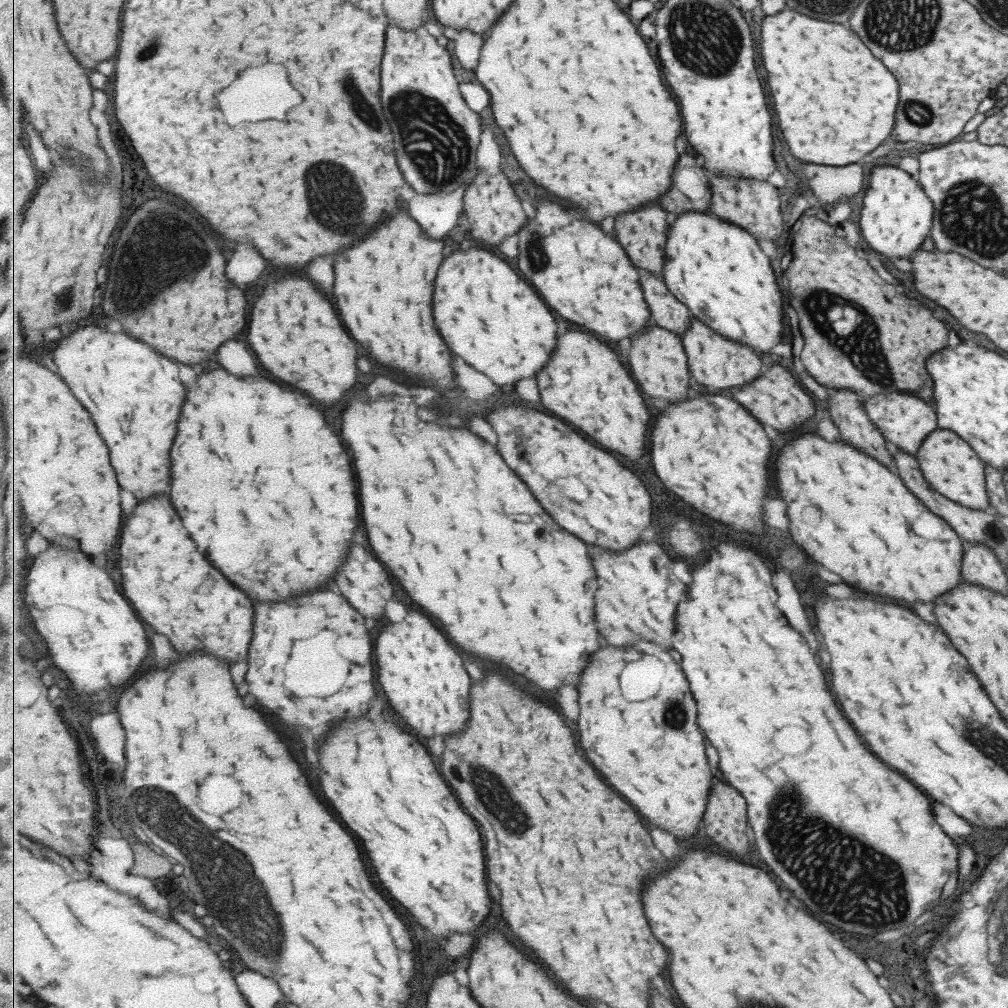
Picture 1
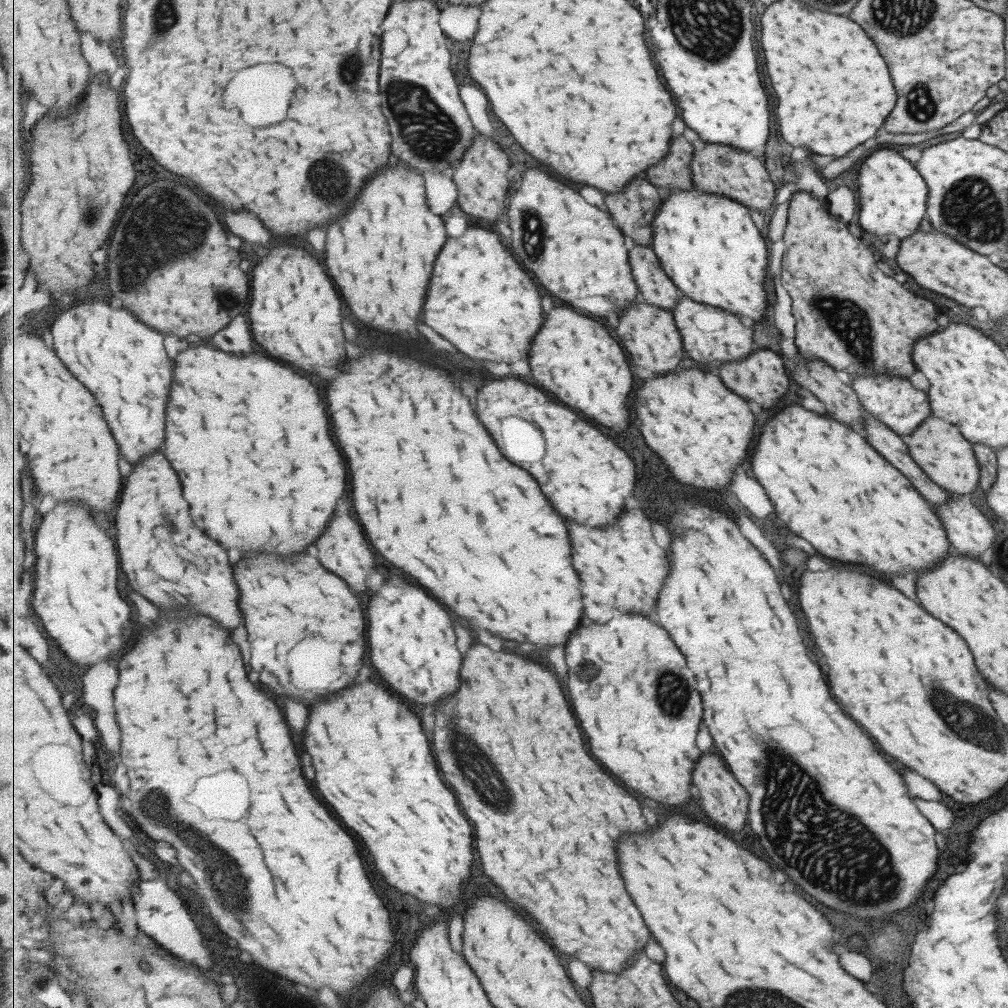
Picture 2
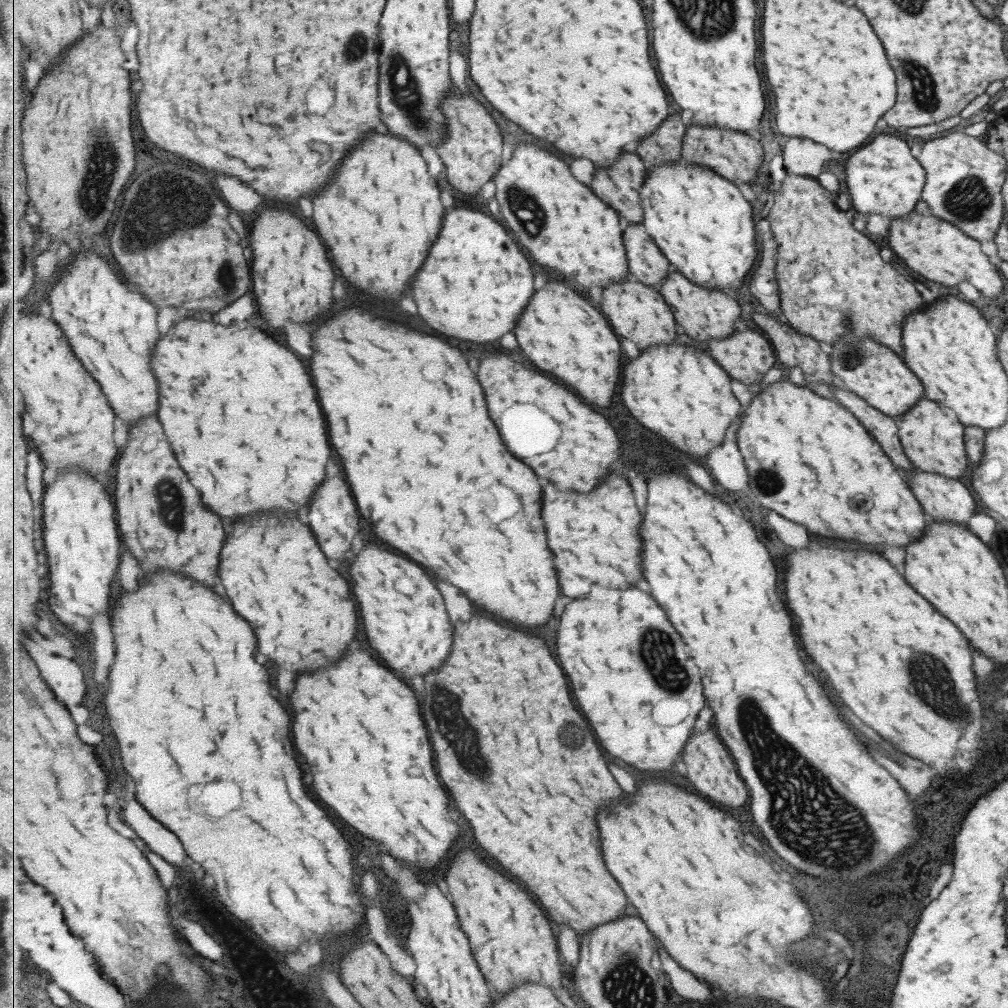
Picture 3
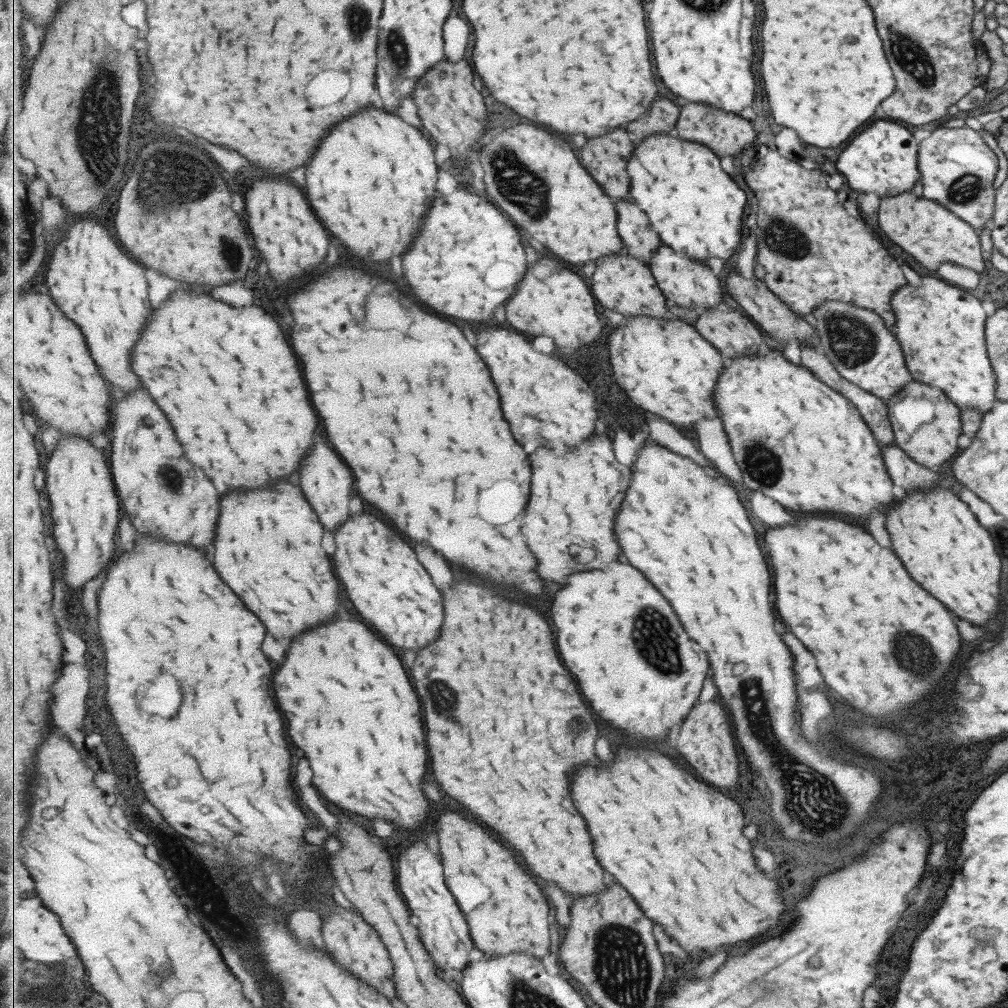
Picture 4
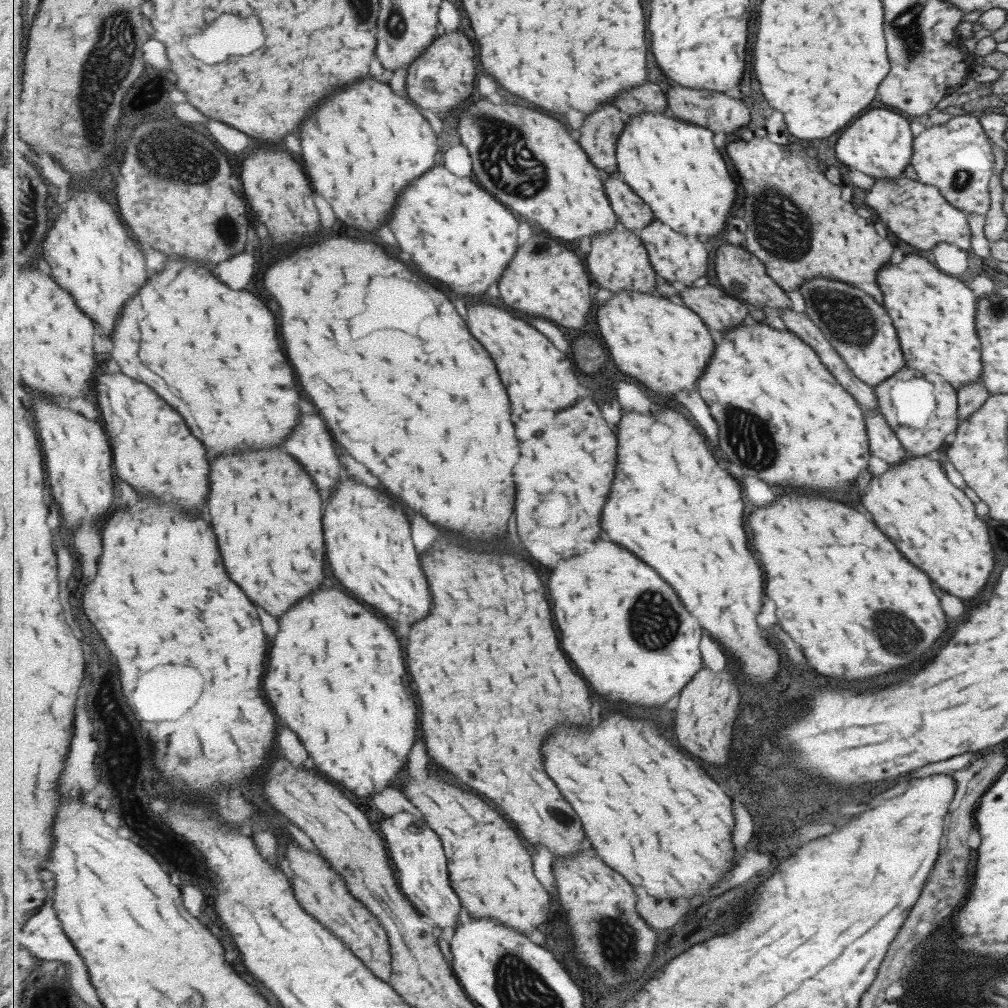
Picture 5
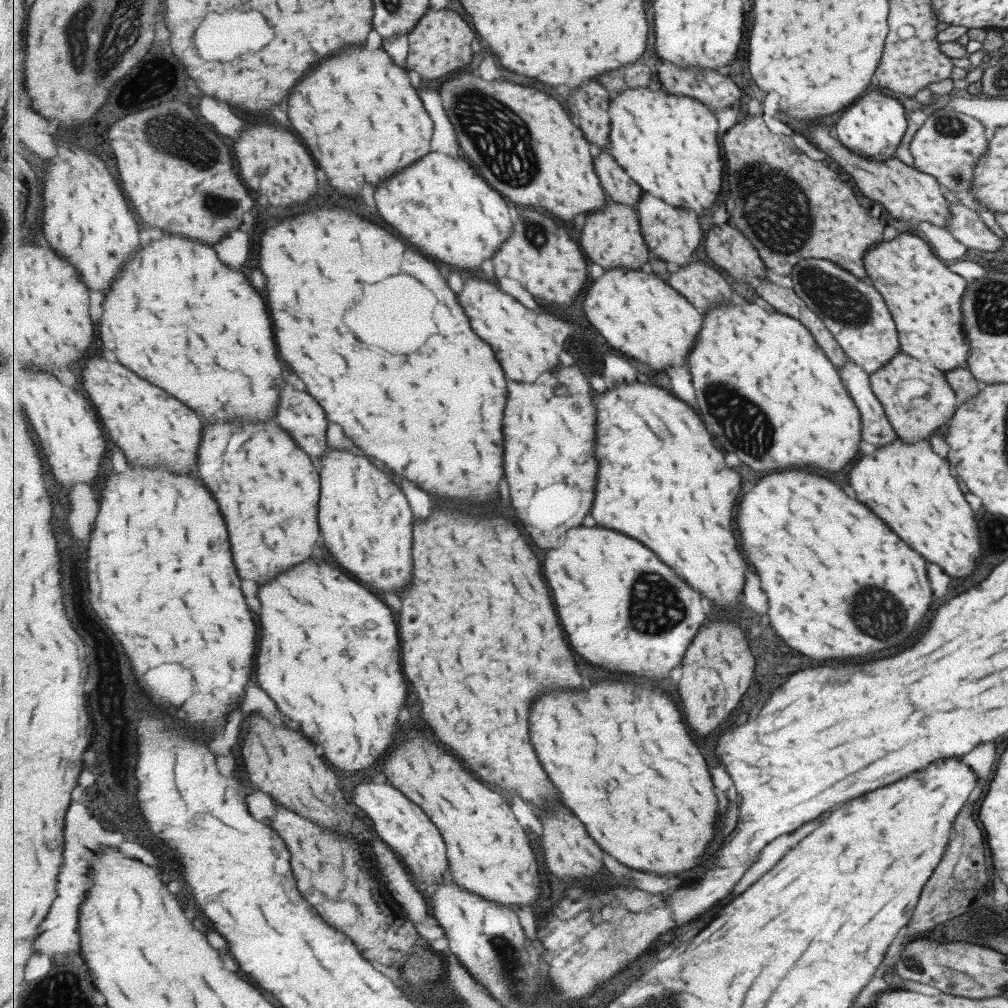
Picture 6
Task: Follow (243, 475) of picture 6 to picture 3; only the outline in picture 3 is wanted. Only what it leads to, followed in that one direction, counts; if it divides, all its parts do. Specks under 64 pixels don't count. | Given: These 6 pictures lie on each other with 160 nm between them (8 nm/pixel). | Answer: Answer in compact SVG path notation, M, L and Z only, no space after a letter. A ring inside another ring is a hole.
M261 514L235 524L235 530L227 540L227 548L223 548L221 576L235 610L249 620L249 624L255 622L253 626L259 638L259 652L269 656L275 666L283 666L293 672L321 670L323 666L339 660L357 636L357 602L343 600L353 598L349 582L331 568L311 528L297 518Z

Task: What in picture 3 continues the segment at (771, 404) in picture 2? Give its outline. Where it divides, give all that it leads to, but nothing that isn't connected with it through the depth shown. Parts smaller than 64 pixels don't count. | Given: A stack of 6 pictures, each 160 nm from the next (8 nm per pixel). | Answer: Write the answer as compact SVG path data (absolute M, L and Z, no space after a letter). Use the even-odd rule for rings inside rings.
M751 329L736 331L727 338L712 338L708 352L731 378L745 385L761 385L776 361L770 339Z

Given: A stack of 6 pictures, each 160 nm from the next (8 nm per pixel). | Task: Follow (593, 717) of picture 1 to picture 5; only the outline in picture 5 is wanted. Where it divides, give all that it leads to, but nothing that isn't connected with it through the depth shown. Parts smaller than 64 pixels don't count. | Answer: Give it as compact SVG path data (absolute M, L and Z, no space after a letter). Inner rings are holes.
M599 542L599 544L583 544L583 552L579 556L573 556L567 564L567 560L563 560L563 564L559 564L559 568L551 574L549 578L549 590L553 600L557 600L557 604L553 606L557 612L557 624L561 628L561 636L563 636L563 646L565 651L569 653L571 659L578 668L581 668L583 676L595 686L595 690L609 698L609 702L615 704L625 704L625 706L641 706L641 708L659 708L671 702L673 696L681 695L683 688L695 678L695 674L699 674L699 670L703 668L703 656L701 656L701 626L697 619L679 600L677 592L643 560L639 560L633 552L629 552L613 542Z

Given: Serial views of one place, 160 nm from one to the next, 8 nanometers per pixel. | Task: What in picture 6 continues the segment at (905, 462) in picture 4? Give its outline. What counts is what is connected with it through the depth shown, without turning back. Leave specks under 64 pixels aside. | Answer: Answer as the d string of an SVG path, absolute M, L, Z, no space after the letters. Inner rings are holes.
M848 358L837 372L848 395L857 407L863 450L865 450L865 444L875 450L895 440L897 436L885 416L883 407L870 389L869 375Z

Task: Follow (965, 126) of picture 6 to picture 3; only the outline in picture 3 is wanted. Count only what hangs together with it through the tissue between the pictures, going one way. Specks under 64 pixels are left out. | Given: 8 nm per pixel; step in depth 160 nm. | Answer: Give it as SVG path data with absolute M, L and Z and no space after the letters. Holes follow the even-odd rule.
M956 131L949 135L926 141L921 145L915 157L925 173L925 182L920 199L931 210L930 215L952 224L963 232L965 236L973 240L979 242L981 240L991 240L1002 219L1001 187L1006 175L1005 159L999 153L989 150L984 145L984 141L979 141L977 137L971 137L963 131Z

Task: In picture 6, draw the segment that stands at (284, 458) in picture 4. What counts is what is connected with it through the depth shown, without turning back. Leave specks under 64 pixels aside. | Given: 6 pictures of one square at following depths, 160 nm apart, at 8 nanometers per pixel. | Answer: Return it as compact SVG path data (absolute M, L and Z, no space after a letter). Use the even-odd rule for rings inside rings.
M165 236L159 242L153 242L151 246L143 248L143 252L139 252L139 256L135 256L135 260L131 260L131 264L127 264L123 276L119 276L119 284L112 286L110 290L111 296L105 296L102 304L105 314L103 314L103 324L101 324L101 340L105 344L105 348L117 352L118 362L131 368L139 376L145 380L151 380L153 384L159 384L161 388L165 388L167 392L171 392L175 398L183 400L189 408L201 412L205 416L205 420L209 424L223 424L223 422L235 422L235 420L243 420L243 422L259 422L259 420L269 420L275 416L277 408L279 408L279 386L283 386L283 378L279 382L279 356L277 356L277 344L275 344L275 332L273 332L273 322L269 316L269 310L263 302L263 298L259 296L259 292L249 284L247 276L243 272L231 270L229 266L225 266L215 248L201 244L199 240L187 240L181 236Z

